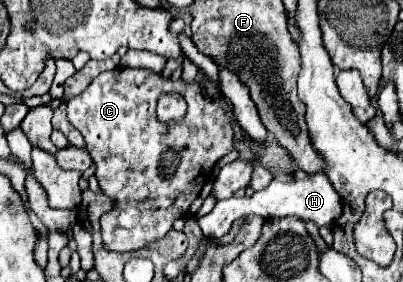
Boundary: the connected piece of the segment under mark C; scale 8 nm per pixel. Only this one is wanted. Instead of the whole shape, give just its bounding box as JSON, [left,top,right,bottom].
[67,68,233,252]

